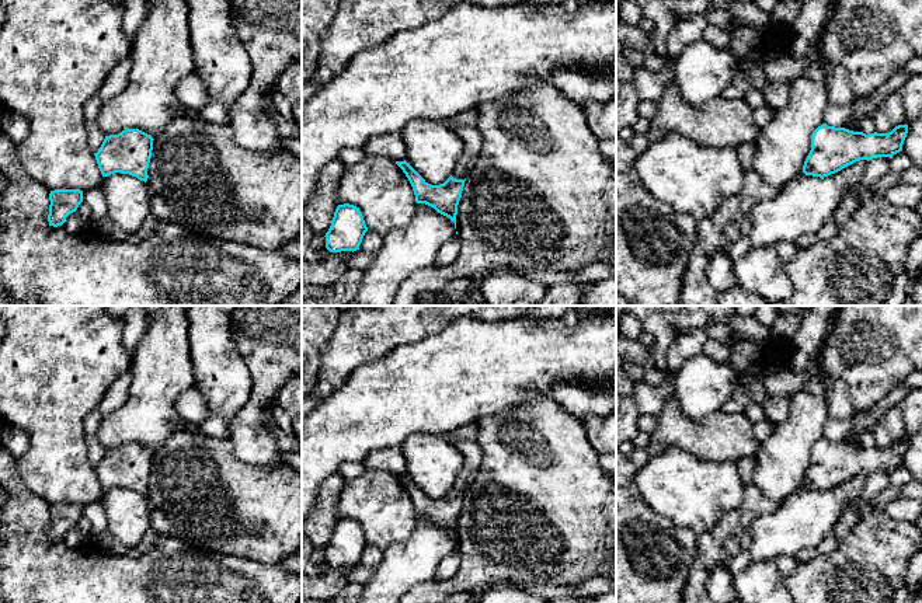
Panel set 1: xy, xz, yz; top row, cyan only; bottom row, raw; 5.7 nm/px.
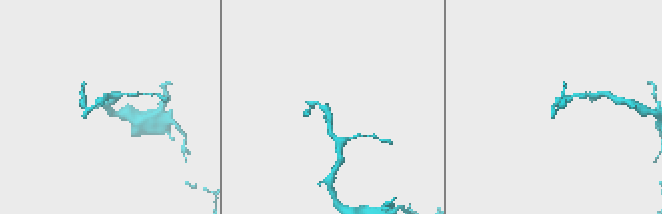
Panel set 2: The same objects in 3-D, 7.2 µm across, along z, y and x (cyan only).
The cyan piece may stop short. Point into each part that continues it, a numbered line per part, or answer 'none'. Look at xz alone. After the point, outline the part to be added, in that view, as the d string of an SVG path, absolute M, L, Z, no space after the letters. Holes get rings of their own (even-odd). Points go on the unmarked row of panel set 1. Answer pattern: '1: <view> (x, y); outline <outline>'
1: xz (472, 452); outline M448 440L448 442L455 447L457 447L465 457L463 468L457 475L455 485L452 487L453 492L465 494L473 485L479 474L483 459L483 450L477 440Z

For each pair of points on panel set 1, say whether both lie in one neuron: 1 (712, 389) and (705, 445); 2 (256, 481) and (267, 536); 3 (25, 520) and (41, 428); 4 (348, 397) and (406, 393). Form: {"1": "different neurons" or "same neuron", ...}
{"1": "different neurons", "2": "same neuron", "3": "different neurons", "4": "same neuron"}

